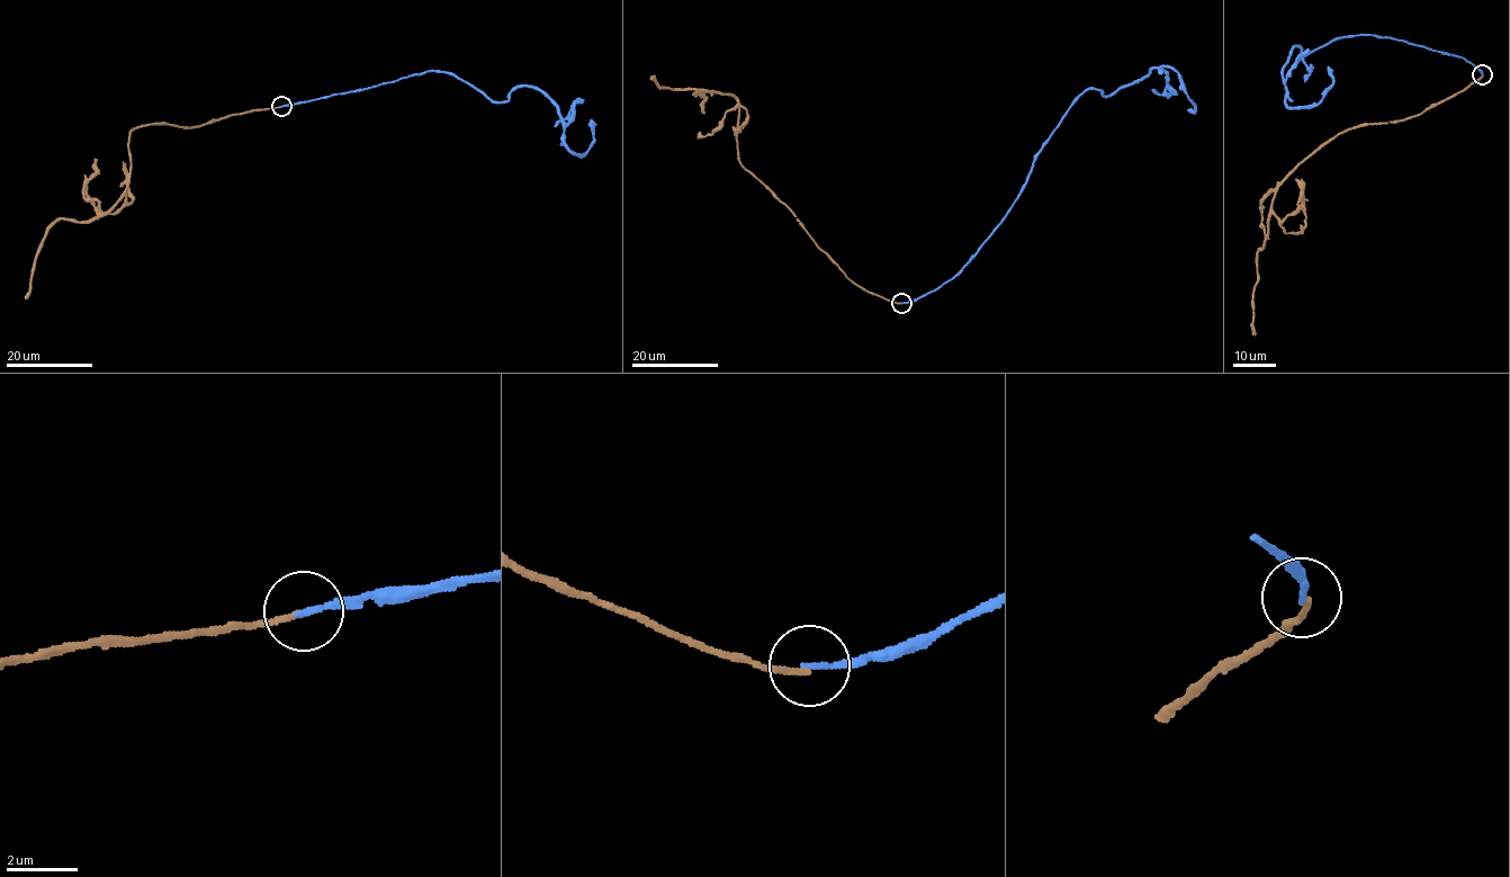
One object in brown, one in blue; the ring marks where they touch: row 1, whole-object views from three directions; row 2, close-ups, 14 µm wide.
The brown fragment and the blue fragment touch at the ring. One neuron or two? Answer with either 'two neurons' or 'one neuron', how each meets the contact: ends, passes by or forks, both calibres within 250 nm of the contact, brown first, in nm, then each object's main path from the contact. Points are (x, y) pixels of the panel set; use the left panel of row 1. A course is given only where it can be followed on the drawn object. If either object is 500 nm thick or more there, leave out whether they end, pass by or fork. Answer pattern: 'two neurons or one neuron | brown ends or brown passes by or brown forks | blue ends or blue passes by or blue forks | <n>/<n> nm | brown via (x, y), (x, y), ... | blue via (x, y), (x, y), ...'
two neurons | brown ends | blue ends | 170/160 nm | brown via (281, 106), (199, 126), (137, 126), (129, 133), (125, 195), (88, 221), (60, 218), (48, 229), (25, 298) | blue via (281, 106), (433, 70), (492, 100), (538, 88), (580, 155), (592, 142), (591, 119)

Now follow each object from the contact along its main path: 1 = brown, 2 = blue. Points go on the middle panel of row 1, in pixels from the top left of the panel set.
1: (902, 303), (852, 283), (796, 215), (746, 170), (738, 154), (736, 97), (661, 87), (652, 78)
2: (902, 302), (951, 280), (1001, 221), (1034, 157), (1086, 90), (1108, 96), (1167, 65), (1178, 74), (1188, 109)

